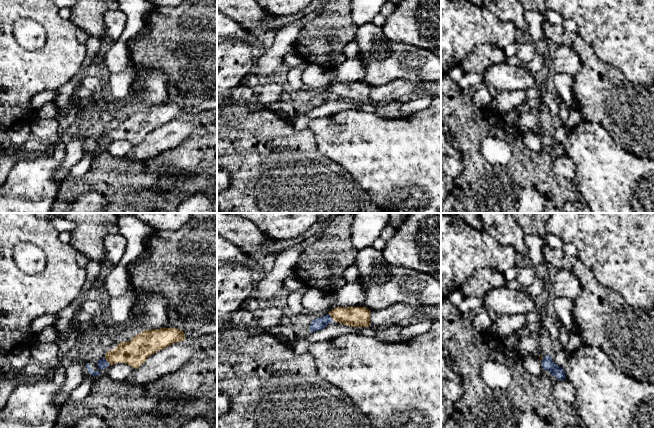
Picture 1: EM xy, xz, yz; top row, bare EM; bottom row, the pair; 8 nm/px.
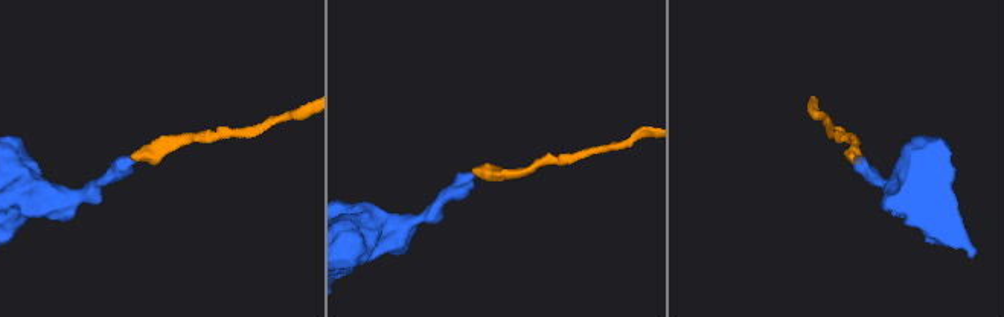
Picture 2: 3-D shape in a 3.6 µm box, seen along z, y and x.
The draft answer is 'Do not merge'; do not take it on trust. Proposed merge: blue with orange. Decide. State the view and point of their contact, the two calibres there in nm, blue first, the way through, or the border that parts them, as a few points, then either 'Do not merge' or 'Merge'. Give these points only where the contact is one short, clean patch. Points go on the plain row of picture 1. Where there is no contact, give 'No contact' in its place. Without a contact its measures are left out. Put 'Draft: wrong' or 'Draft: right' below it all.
Touches blue at xz (330, 93). Thickness 100 nm (blue) against 160 nm. Path across: xz (318, 100), (330, 93), (352, 92). Merge
Draft: wrong

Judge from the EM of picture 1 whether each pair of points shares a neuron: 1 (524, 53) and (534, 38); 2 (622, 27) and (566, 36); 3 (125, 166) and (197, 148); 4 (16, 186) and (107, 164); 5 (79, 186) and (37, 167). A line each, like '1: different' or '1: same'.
1: same
2: different
3: same
4: different
5: different

